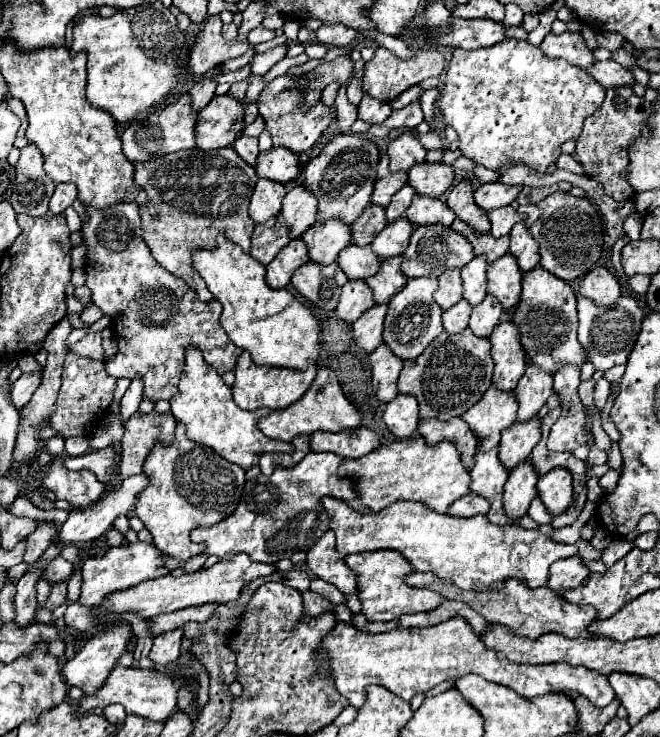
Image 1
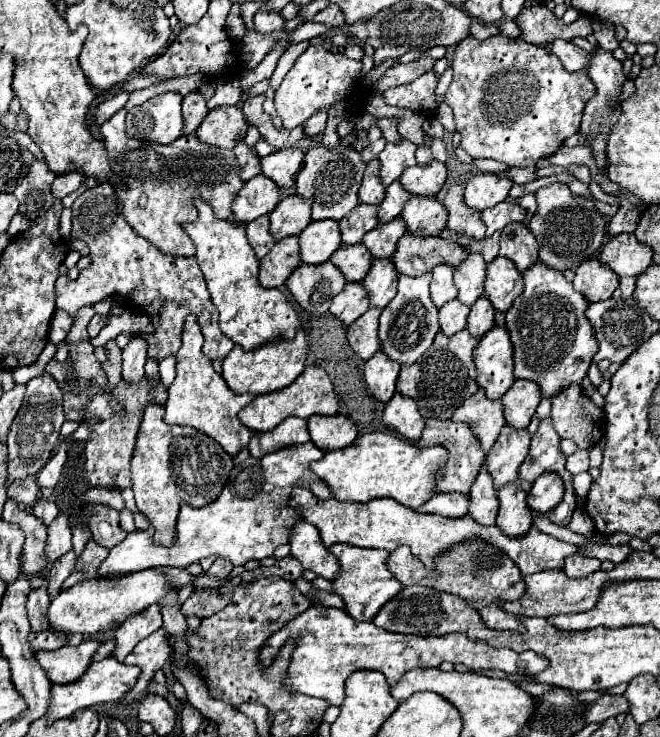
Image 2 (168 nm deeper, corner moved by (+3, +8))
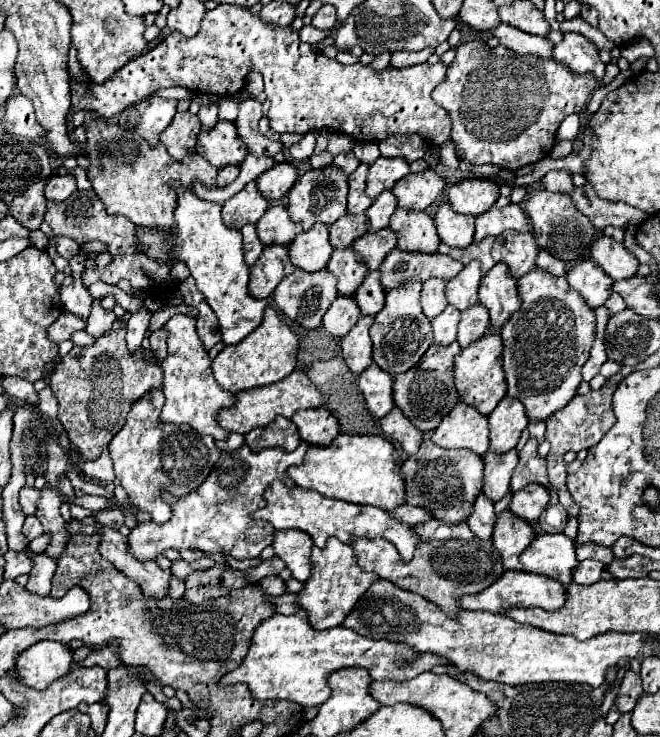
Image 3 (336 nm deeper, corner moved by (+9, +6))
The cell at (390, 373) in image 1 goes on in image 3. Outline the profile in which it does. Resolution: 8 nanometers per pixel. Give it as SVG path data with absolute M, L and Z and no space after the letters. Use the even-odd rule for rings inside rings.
M370 364L360 374L358 388L364 394L366 408L378 418L386 416L394 408L394 402L392 402L392 380L394 380L394 376L390 376L388 372L380 370L376 364Z

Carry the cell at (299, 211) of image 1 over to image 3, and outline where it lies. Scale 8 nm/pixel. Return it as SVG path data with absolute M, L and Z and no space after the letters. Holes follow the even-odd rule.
M278 204L278 206L270 206L264 216L256 222L256 232L262 240L262 244L270 246L270 244L282 244L288 246L292 244L294 236L298 232L302 232L302 224L294 222L288 214L288 208Z

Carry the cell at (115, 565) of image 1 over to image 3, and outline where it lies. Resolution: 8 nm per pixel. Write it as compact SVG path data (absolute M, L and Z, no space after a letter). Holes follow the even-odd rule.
M300 442L300 446L294 452L286 452L284 448L268 448L262 450L258 454L250 452L248 446L242 446L238 452L222 452L218 464L214 466L214 470L210 472L210 476L204 480L204 484L194 490L192 494L188 494L186 498L176 498L170 492L162 492L162 500L166 500L172 506L172 518L166 524L154 524L154 522L146 522L146 524L138 524L136 528L130 530L128 534L128 550L134 558L138 560L156 560L158 556L162 556L166 550L176 548L176 550L202 550L208 554L222 554L222 556L232 556L236 560L244 560L244 558L258 558L260 552L272 544L274 540L274 532L276 528L266 522L266 520L254 520L252 512L258 508L266 506L264 500L264 490L274 482L274 480L282 480L284 484L288 484L290 488L296 486L290 476L286 474L286 470L296 464L302 462L306 456L308 444Z

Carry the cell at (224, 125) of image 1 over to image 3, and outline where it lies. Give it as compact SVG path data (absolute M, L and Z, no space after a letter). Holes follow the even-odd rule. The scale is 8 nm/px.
M220 120L214 128L210 128L210 132L202 130L198 134L196 152L204 156L212 166L224 168L228 164L240 164L246 158L248 148L238 136L234 122Z

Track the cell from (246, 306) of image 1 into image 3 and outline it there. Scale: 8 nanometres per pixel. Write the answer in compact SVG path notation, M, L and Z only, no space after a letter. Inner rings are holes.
M174 182L172 186L178 192L178 208L174 212L176 234L174 234L174 230L172 232L154 232L154 230L148 230L148 228L138 228L140 248L144 252L148 252L148 256L158 258L158 260L170 260L170 262L184 260L188 264L188 268L190 268L190 274L196 280L198 290L204 294L206 302L210 304L210 308L214 310L214 314L216 314L216 318L220 322L222 342L224 344L238 344L250 332L254 332L260 326L260 322L264 318L264 310L270 306L268 300L256 300L254 296L248 294L248 272L250 272L250 268L244 262L242 232L240 230L230 230L228 226L224 226L222 216L220 216L220 210L222 210L220 204L200 200L192 190L184 190L184 186L180 186L178 182Z

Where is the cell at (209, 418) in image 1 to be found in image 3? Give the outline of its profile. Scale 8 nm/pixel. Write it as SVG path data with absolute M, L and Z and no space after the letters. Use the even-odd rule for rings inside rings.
M176 314L166 322L164 328L168 330L168 356L162 360L164 370L162 392L166 396L166 402L160 412L160 420L174 424L190 424L192 428L196 428L196 432L210 434L216 440L226 440L228 432L218 426L216 416L220 410L234 406L236 396L232 392L222 390L216 384L210 370L208 352L204 350L204 344L196 334L196 318Z

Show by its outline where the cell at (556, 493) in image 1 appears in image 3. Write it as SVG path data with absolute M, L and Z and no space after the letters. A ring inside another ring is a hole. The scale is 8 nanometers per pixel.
M528 484L524 490L514 492L512 502L510 502L510 512L514 512L518 518L532 522L538 520L538 516L542 514L542 510L546 508L550 500L548 488L542 484Z

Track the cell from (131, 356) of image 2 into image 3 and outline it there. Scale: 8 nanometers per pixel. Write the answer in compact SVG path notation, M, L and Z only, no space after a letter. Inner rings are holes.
M146 308L132 314L132 318L126 326L126 344L128 344L130 352L136 352L142 348L142 340L148 330L148 320L150 320L150 312Z

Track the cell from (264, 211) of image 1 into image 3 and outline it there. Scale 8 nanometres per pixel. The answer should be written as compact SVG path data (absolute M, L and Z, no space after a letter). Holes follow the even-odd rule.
M250 182L238 194L224 202L222 218L228 228L240 230L244 224L258 222L258 218L266 212L268 206L268 200L256 188L256 182Z

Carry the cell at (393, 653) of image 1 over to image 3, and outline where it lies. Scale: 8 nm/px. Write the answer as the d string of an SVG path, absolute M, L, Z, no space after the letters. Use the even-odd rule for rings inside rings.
M306 610L290 616L274 614L264 620L252 636L252 644L244 662L228 672L220 684L248 684L258 700L292 700L302 706L320 706L330 698L328 676L340 668L364 666L374 680L408 680L438 664L448 664L436 654L418 654L408 644L394 644L388 640L370 640L358 636L352 628L316 630L310 626Z

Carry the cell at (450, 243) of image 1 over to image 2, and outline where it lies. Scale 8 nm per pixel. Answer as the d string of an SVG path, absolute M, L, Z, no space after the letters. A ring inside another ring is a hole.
M404 234L400 238L392 262L398 274L404 276L422 276L432 272L438 264L448 264L458 268L466 260L468 252L440 236L436 238L416 238L412 234Z

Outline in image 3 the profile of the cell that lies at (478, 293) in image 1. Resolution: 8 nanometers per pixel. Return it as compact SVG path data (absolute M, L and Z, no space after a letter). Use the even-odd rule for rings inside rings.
M474 260L448 282L448 288L446 288L448 302L458 310L468 310L470 306L478 304L480 280L482 280L482 270L478 260Z

